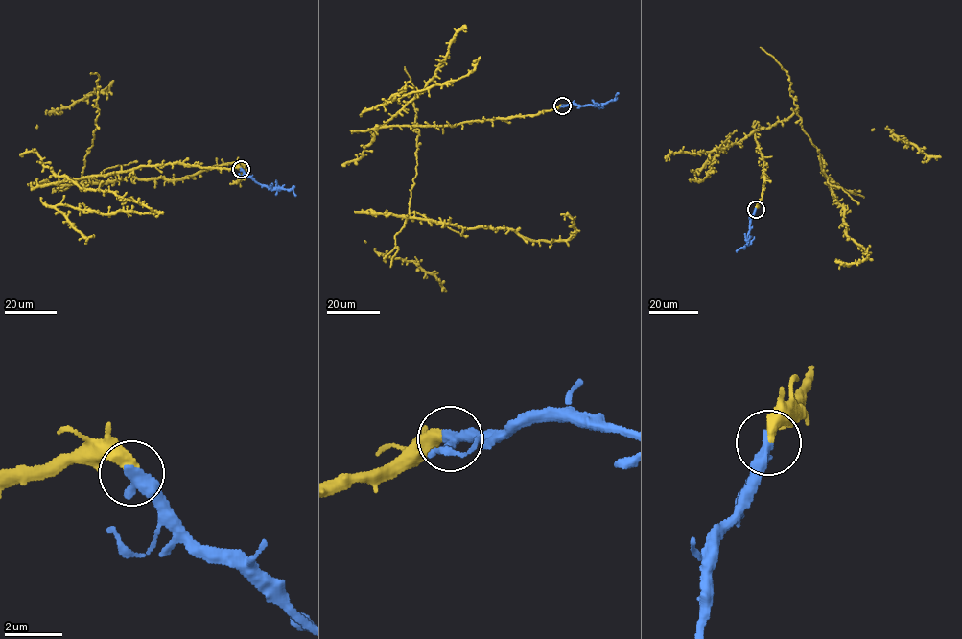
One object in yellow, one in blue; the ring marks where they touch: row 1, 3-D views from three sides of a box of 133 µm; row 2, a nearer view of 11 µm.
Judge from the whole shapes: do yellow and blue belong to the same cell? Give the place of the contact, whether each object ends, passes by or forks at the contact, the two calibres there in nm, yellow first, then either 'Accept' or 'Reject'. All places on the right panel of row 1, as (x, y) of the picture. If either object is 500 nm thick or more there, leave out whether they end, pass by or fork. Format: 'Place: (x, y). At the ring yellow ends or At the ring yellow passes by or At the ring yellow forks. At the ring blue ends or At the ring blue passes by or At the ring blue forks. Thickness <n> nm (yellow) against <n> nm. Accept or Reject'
Place: (756, 209). At the ring yellow ends. At the ring blue ends. Thickness 440 nm (yellow) against 480 nm. Accept

